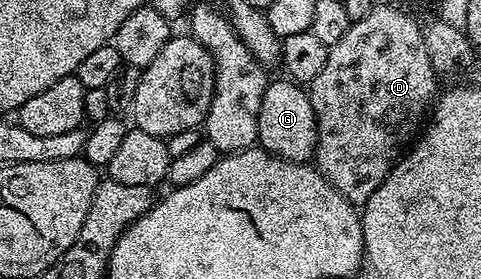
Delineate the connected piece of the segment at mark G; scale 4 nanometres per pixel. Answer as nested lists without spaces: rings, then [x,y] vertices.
[[[281,78],[273,79],[266,86],[262,94],[262,106],[258,110],[258,144],[266,152],[274,156],[281,156],[283,160],[289,160],[295,164],[311,161],[316,154],[316,115],[314,106],[310,102],[307,91],[295,80]]]

